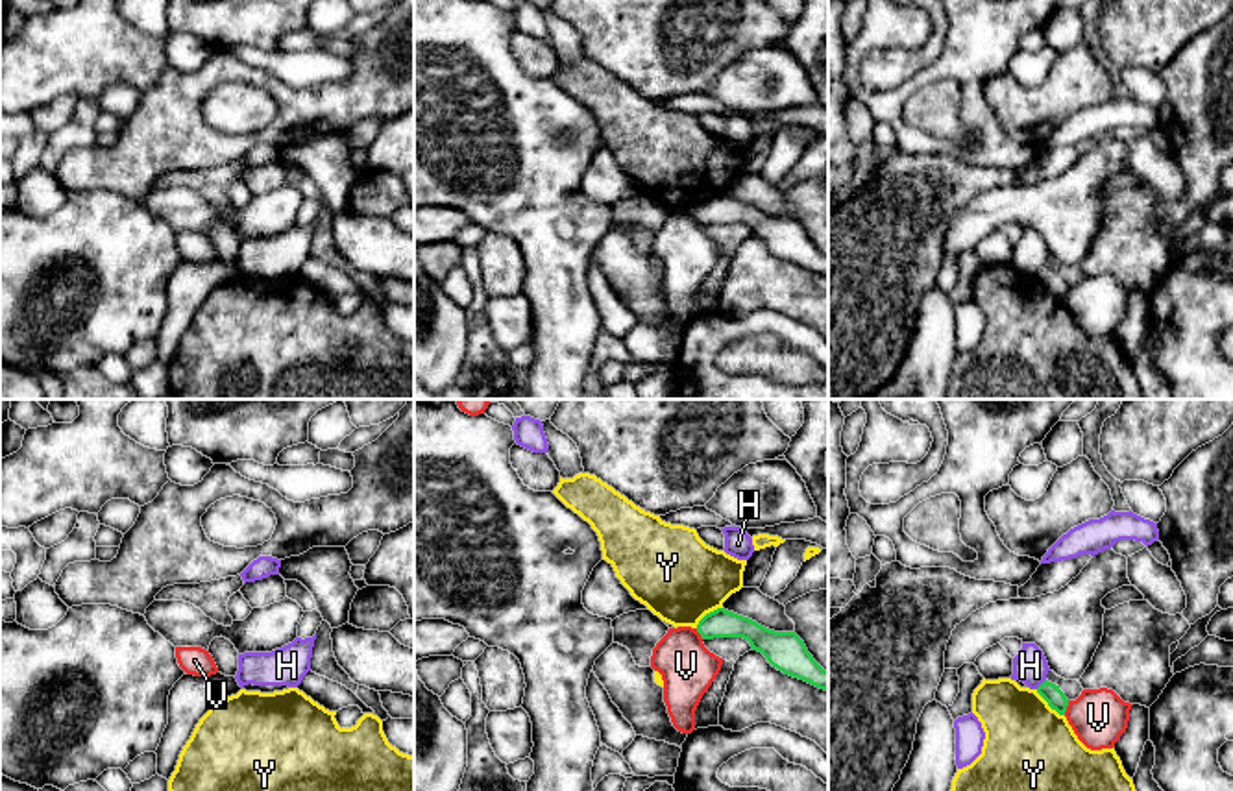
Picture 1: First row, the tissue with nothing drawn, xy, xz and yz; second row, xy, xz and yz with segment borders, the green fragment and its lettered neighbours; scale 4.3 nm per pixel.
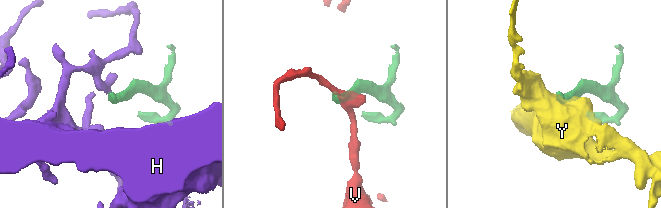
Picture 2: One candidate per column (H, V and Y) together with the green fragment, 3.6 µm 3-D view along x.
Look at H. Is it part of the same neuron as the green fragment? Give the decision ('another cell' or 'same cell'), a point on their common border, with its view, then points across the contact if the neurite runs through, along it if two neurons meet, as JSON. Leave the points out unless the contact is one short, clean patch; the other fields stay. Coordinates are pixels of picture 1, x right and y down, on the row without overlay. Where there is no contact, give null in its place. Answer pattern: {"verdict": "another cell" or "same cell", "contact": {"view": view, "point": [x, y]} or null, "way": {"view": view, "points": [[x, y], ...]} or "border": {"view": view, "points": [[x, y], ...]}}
{"verdict": "another cell", "contact": {"view": "yz", "point": [1041, 270]}, "border": {"view": "yz", "points": [[1045, 265], [1036, 274]]}}

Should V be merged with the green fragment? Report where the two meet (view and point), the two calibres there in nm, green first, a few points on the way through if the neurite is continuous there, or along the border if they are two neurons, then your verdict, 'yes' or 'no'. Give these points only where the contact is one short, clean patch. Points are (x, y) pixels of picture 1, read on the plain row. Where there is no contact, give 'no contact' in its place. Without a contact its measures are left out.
meets green in yz at (1065, 294); 90 nm thick on the green side, 240 nm on the other; border along yz (1069, 287), (1063, 300); no

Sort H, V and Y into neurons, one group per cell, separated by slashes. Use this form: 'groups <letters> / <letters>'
groups H / V / Y

